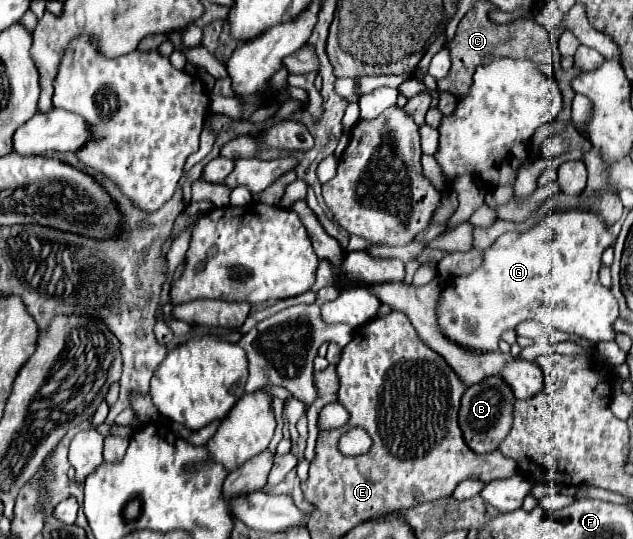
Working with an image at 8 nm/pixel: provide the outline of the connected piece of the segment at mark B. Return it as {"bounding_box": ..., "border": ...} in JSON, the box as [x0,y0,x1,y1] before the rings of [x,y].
{"bounding_box":[459,377,513,453],"border":[[[487,377],[485,381],[469,387],[461,397],[461,409],[459,409],[459,427],[463,431],[463,439],[475,453],[491,453],[497,449],[497,445],[505,439],[505,435],[511,429],[513,423],[513,391],[509,385],[499,377]]]}

